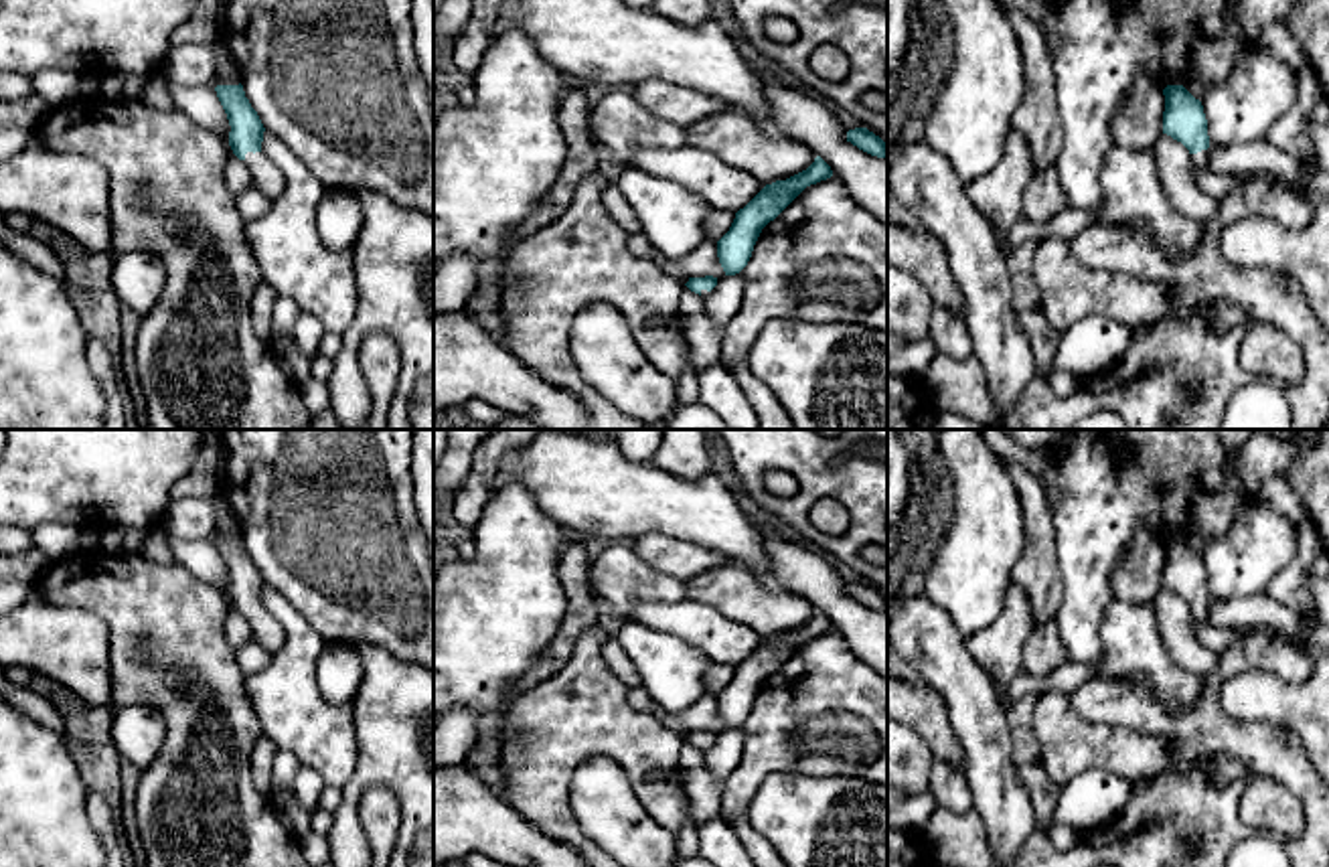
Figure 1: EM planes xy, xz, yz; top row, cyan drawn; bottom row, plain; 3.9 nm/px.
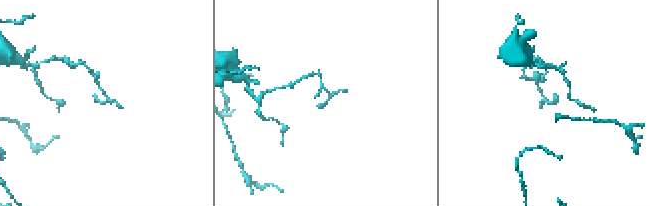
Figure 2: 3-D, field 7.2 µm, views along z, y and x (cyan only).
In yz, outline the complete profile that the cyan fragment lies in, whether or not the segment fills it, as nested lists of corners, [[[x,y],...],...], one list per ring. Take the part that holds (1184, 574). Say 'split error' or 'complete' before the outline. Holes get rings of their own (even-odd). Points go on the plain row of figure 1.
split error | [[[1167,539],[1163,549],[1163,587],[1181,596],[1189,604],[1191,620],[1207,624],[1209,589],[1201,555],[1183,539]]]

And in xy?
split error | [[[217,539],[217,551],[227,567],[233,608],[249,622],[253,638],[273,656],[286,644],[284,626],[261,606],[263,577],[245,551],[243,539]]]

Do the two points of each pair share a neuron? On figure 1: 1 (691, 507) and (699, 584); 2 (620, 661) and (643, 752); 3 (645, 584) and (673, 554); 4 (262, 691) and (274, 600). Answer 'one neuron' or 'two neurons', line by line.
1: two neurons
2: two neurons
3: two neurons
4: one neuron

